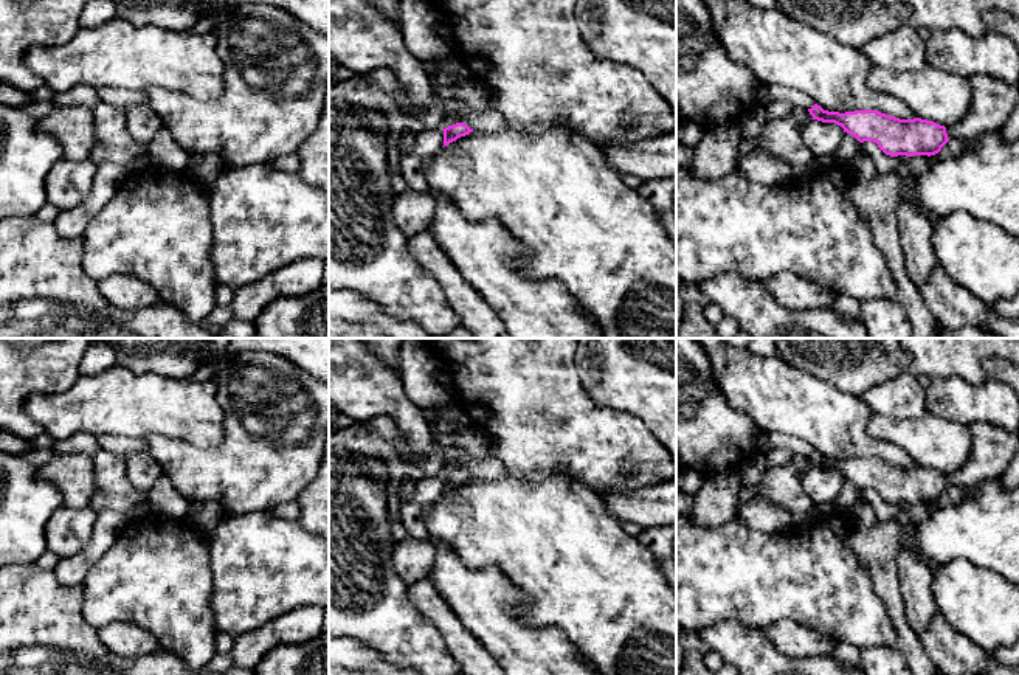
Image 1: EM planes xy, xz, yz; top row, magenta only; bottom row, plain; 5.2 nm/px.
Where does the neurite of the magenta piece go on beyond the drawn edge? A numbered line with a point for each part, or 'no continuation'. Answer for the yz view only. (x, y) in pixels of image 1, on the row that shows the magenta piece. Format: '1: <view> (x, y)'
1: yz (782, 138)

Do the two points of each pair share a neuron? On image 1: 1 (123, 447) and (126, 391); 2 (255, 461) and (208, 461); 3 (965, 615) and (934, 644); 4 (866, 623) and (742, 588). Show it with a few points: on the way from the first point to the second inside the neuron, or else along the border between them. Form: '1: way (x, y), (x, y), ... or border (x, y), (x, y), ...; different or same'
1: border (96, 435), (124, 435), (143, 439); different
2: way (244, 461), (219, 461); same
3: border (937, 613), (981, 649); different
4: way (835, 596), (830, 596), (822, 588), (773, 588); same

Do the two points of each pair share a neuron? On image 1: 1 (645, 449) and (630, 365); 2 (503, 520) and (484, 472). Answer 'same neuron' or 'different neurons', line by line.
1: different neurons
2: different neurons

